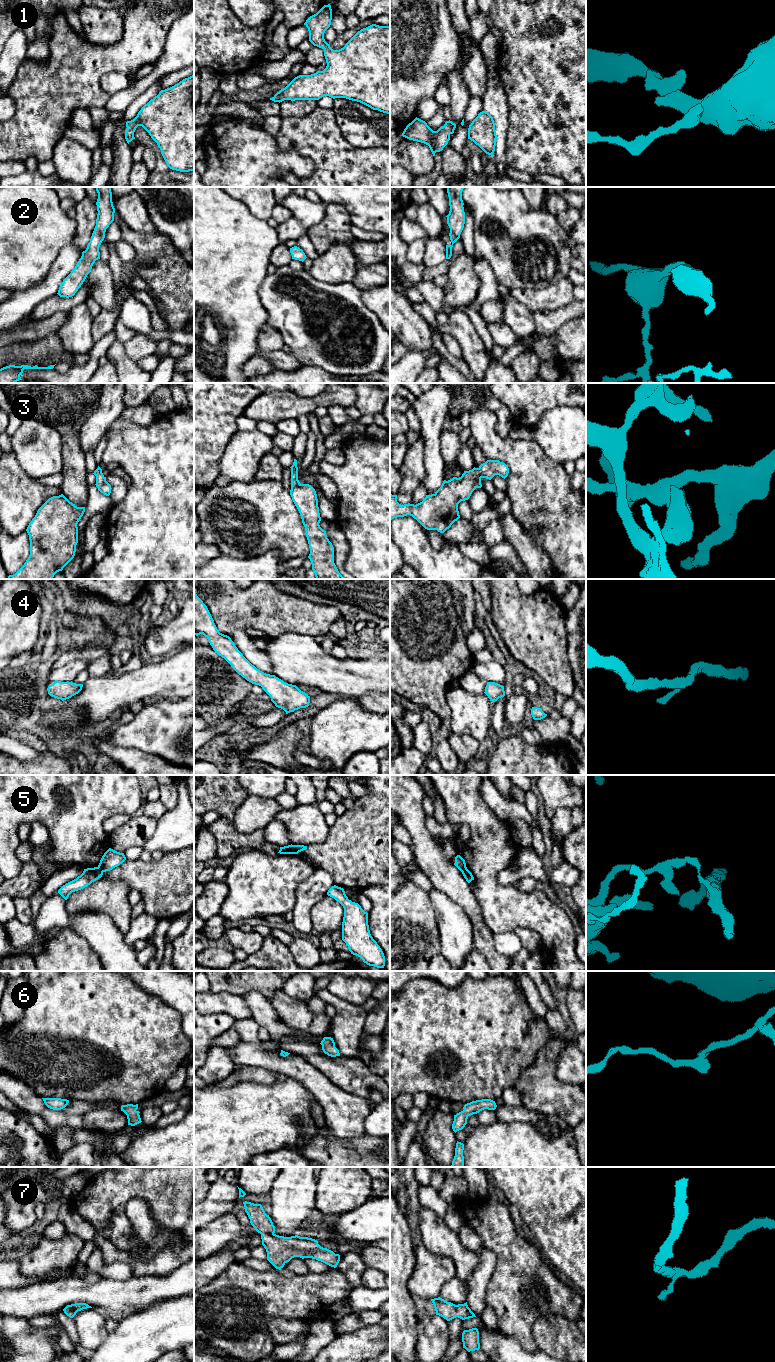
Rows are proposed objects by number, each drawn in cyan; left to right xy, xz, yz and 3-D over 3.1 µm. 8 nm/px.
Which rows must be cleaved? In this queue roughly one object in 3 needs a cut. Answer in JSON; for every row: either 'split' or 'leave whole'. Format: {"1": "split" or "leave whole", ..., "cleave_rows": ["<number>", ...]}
{"1": "leave whole", "2": "leave whole", "3": "leave whole", "4": "leave whole", "5": "split", "6": "leave whole", "7": "leave whole", "cleave_rows": ["5"]}

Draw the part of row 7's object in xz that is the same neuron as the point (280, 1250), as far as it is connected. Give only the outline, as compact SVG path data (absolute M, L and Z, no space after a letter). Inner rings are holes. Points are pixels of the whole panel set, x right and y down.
M243 1202L251 1225L261 1234L262 1245L267 1252L267 1260L276 1268L281 1269L294 1257L312 1258L336 1268L340 1255L323 1248L318 1241L298 1235L284 1237L275 1234L275 1226L261 1204Z

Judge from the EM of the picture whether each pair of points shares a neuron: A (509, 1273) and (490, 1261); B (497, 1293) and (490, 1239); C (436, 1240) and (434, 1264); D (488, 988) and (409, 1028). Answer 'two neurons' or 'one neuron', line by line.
A: two neurons
B: one neuron
C: two neurons
D: one neuron

